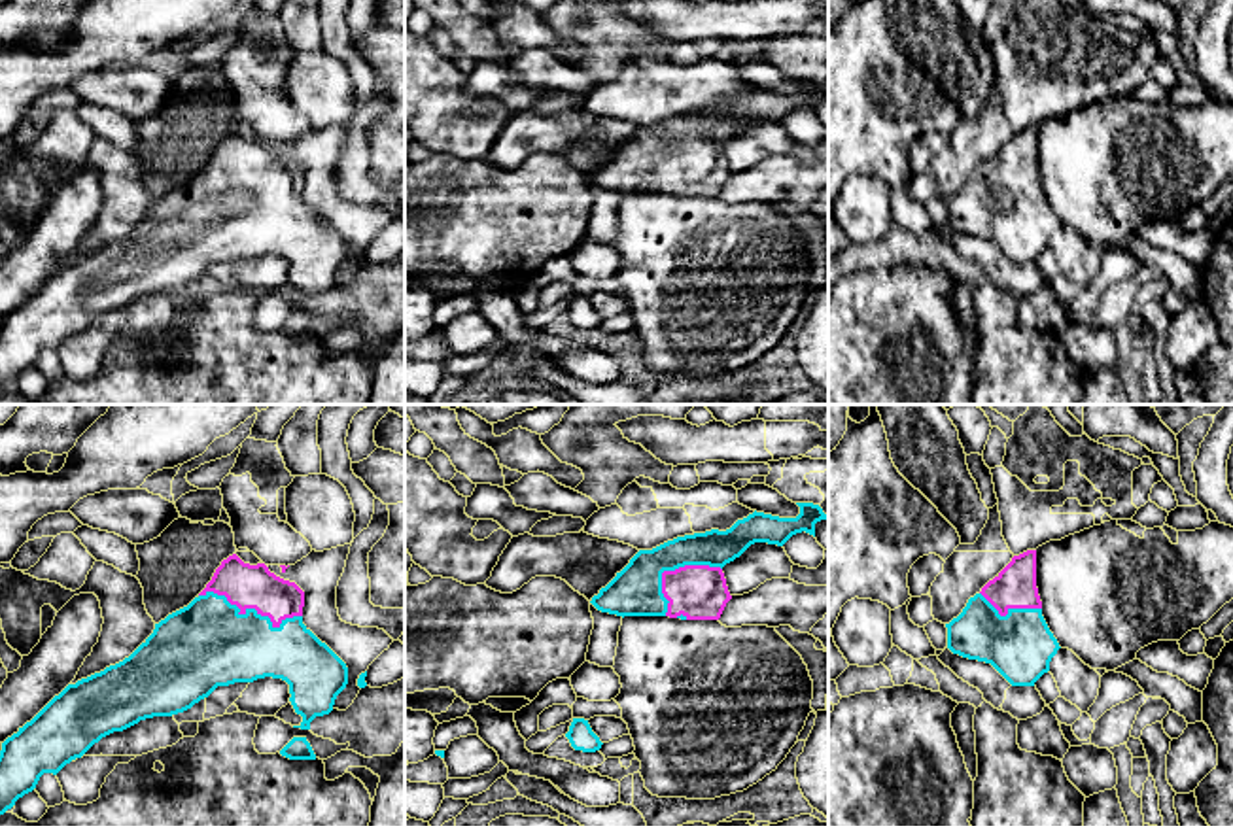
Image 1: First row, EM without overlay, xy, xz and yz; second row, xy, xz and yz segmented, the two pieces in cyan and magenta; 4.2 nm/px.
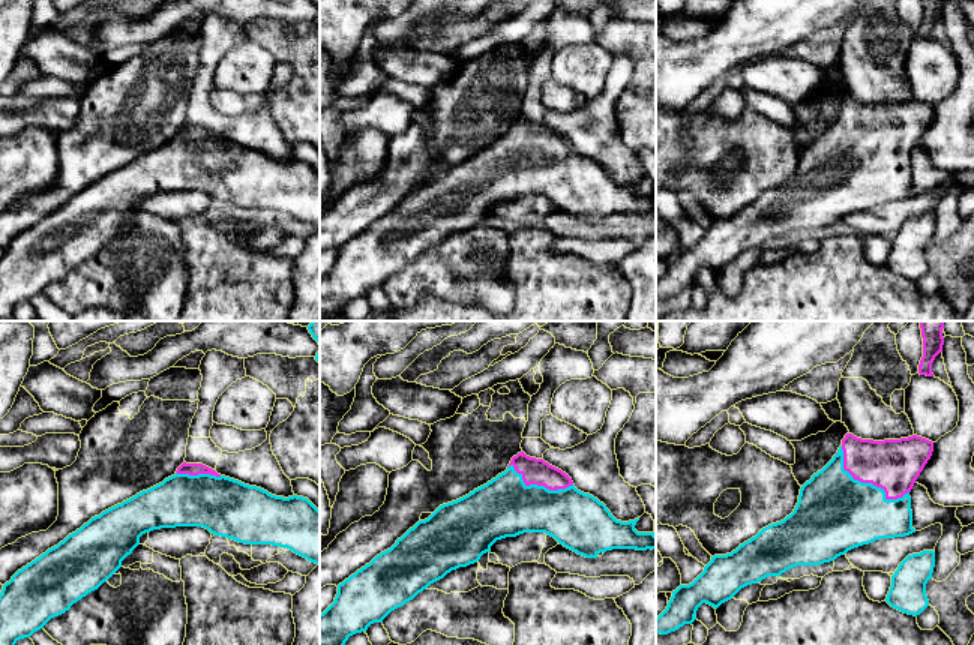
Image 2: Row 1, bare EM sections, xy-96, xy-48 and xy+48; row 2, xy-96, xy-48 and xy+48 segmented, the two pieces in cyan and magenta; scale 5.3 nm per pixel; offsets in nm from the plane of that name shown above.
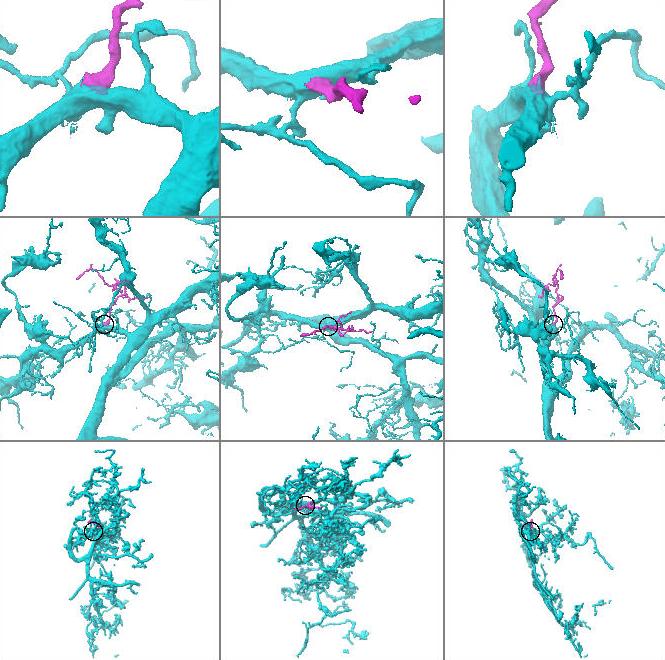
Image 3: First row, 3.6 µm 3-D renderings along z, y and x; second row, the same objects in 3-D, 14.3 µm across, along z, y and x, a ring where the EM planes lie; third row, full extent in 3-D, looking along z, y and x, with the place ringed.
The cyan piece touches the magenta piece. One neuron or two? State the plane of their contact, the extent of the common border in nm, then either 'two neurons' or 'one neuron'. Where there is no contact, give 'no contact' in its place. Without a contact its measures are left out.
meets cyan in xy; contact 460 nm long; one neuron

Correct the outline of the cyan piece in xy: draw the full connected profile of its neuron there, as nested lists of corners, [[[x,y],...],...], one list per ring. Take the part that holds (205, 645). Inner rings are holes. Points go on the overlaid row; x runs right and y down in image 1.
[[[236,554],[216,569],[206,588],[183,609],[155,624],[153,633],[123,662],[87,679],[68,684],[30,722],[2,743],[0,750],[0,815],[19,798],[32,792],[43,773],[57,775],[66,764],[81,758],[102,737],[123,731],[140,720],[172,716],[208,697],[217,686],[253,682],[272,677],[289,684],[289,701],[303,722],[293,728],[310,730],[316,716],[333,711],[337,696],[348,684],[346,663],[303,624],[304,592],[269,571],[265,563],[244,563]]]

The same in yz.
[[[1036,550],[1014,556],[947,628],[947,648],[991,663],[1012,686],[1034,686],[1061,648],[1042,616]]]

